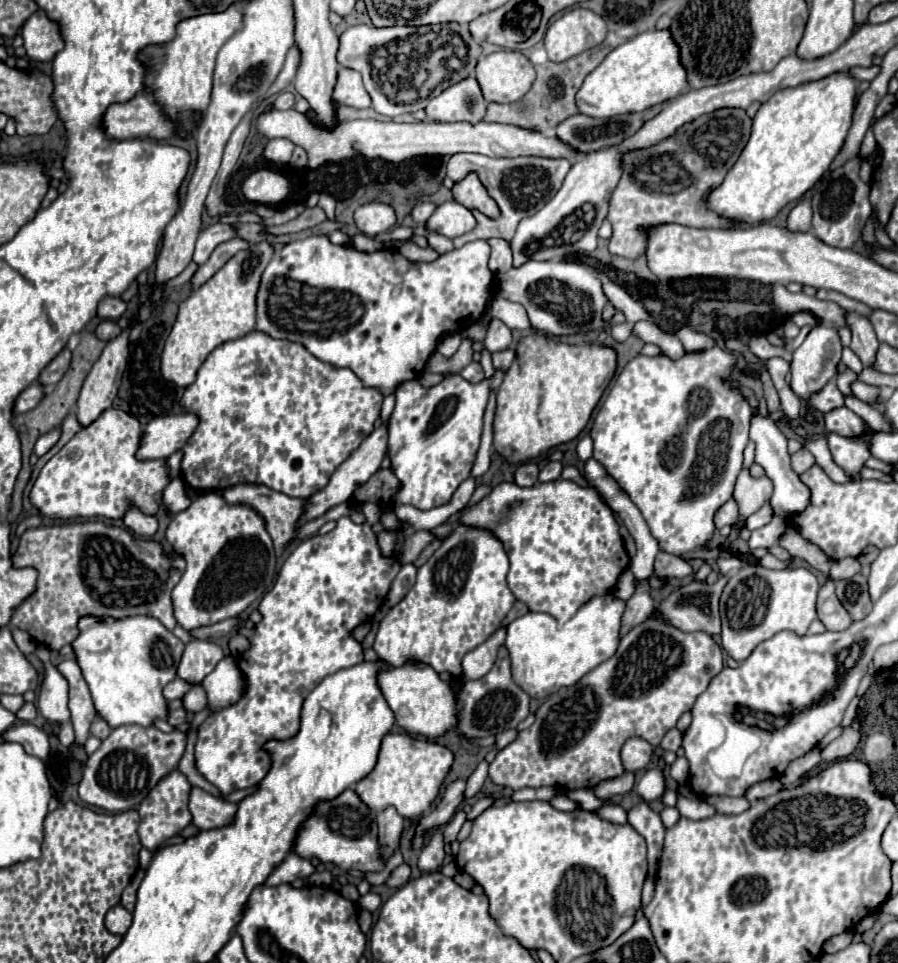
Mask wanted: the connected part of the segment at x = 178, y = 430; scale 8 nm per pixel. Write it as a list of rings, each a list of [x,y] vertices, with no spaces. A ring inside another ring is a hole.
[[[189,412],[175,416],[159,416],[147,424],[143,430],[137,460],[159,460],[177,452],[195,430],[195,416]]]

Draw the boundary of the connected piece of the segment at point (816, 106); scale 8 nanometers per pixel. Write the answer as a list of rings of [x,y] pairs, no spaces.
[[[841,70],[821,80],[811,80],[795,88],[783,88],[775,92],[765,104],[761,104],[759,112],[755,114],[751,138],[743,148],[739,160],[731,168],[731,172],[725,176],[725,182],[709,194],[709,208],[719,212],[721,216],[737,218],[747,224],[757,224],[777,216],[777,212],[783,206],[787,206],[793,200],[799,200],[805,192],[809,192],[819,182],[819,178],[829,170],[831,162],[845,144],[857,104],[857,86],[859,80],[851,76],[849,70]]]

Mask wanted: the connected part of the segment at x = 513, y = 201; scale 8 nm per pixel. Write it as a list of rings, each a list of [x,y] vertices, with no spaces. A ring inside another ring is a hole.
[[[455,154],[449,162],[447,162],[447,176],[455,182],[461,182],[463,178],[467,178],[467,174],[477,174],[481,184],[487,188],[489,196],[497,202],[499,206],[499,218],[489,218],[483,212],[475,210],[473,216],[477,218],[477,226],[455,238],[453,244],[455,248],[461,248],[463,244],[471,242],[471,240],[487,240],[487,238],[505,238],[511,240],[515,234],[515,228],[519,224],[519,220],[523,220],[527,216],[527,212],[537,212],[539,208],[543,208],[553,196],[555,192],[561,188],[567,172],[569,172],[571,162],[567,158],[539,158],[539,156],[527,156],[527,158],[487,158],[487,156],[479,156],[479,154]]]

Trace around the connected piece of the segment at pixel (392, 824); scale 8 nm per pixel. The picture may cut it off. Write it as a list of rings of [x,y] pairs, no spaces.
[[[385,808],[377,812],[379,824],[379,844],[383,857],[389,859],[395,850],[399,849],[403,832],[403,818],[397,814],[395,808]]]

